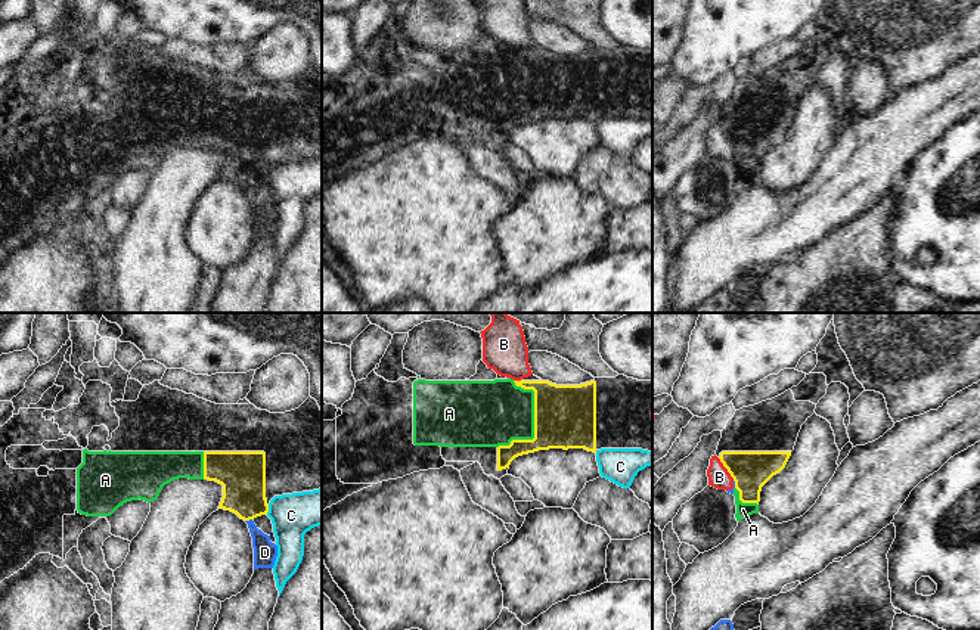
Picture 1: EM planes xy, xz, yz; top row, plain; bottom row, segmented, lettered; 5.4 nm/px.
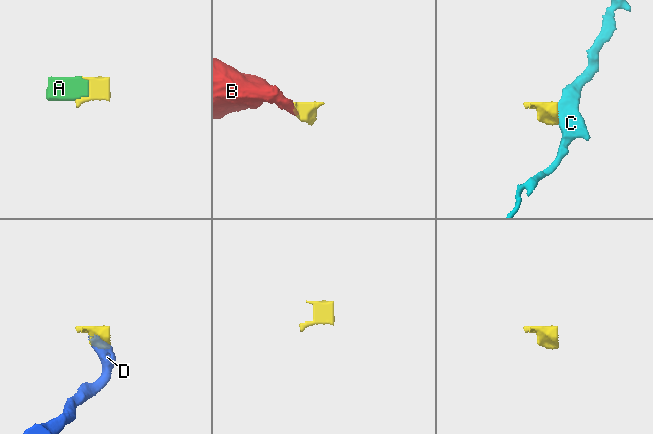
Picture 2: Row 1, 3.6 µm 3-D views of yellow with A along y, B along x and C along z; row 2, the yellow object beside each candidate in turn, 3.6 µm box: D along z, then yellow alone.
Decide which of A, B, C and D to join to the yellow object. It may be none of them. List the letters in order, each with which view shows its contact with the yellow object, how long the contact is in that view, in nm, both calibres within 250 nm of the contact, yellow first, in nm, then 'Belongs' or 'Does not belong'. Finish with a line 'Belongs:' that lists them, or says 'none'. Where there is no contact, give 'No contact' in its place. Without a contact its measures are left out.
A: Touches yellow in xz. Shared border 380 nm. Thickness 340 nm (yellow) against 360 nm. Does not belong
B: Touches yellow in yz. Shared border 160 nm. Thickness 200 nm (yellow) against 120 nm. Does not belong
C: Touches yellow in xy. Shared border 60 nm. Thickness 260 nm (yellow) against 240 nm. Does not belong
D: Touches yellow in xy. Shared border 40 nm. Thickness 260 nm (yellow) against 130 nm. Does not belong
Belongs: none

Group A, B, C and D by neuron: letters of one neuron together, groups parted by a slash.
A / B D / C

